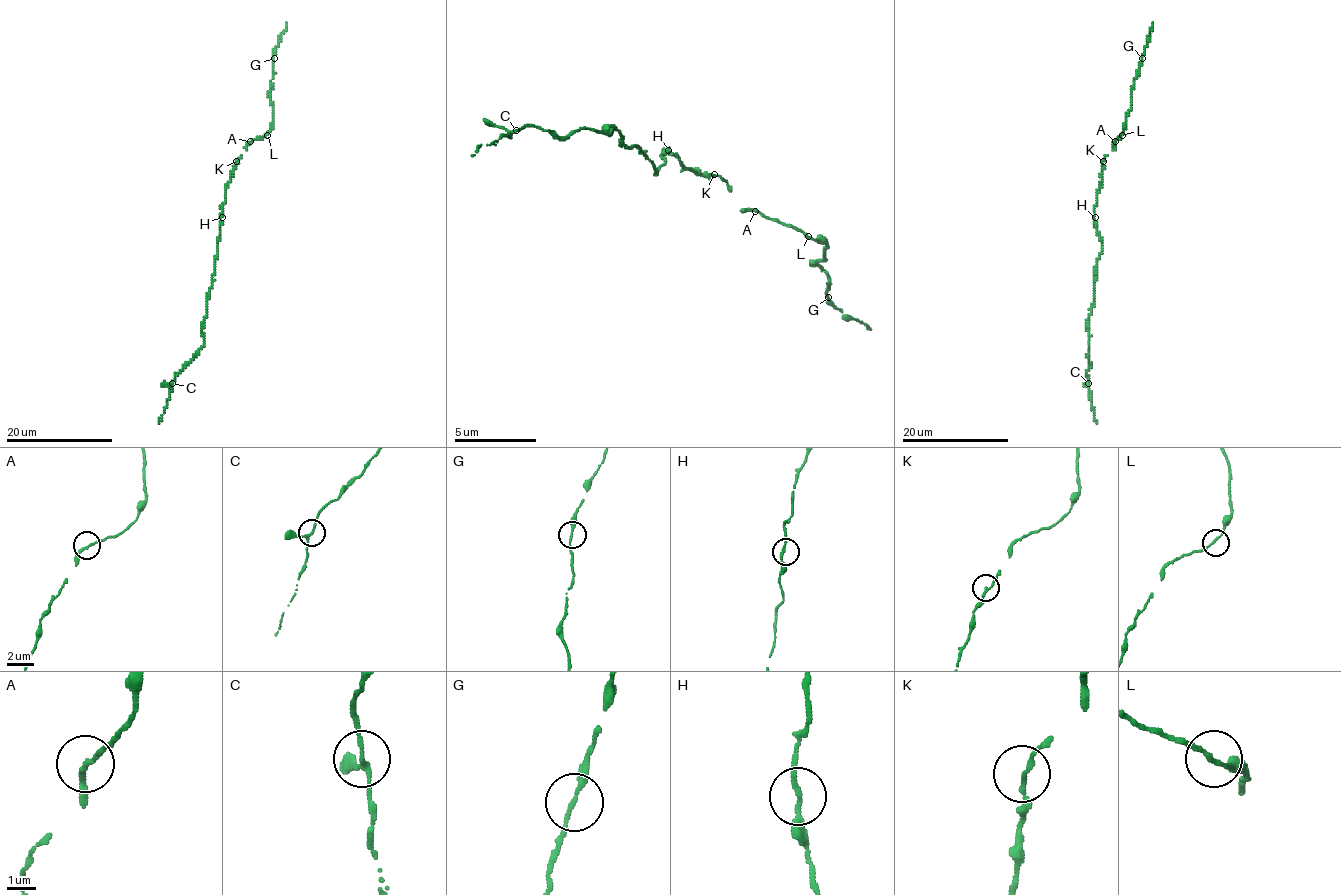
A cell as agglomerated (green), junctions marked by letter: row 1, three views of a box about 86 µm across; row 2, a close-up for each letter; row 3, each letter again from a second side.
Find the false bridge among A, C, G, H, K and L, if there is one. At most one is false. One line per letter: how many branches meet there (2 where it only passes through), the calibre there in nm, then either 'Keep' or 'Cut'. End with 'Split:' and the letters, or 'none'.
A: Branches: 2. Thickness 180 nm. Keep
C: Branches: 3. Thickness 140 nm. Keep
G: Branches: 2. Thickness 150 nm. Keep
H: Branches: 2. Thickness 150 nm. Keep
K: Branches: 2. Thickness 150 nm. Keep
L: Branches: 2. Thickness 140 nm. Keep
Split: none

